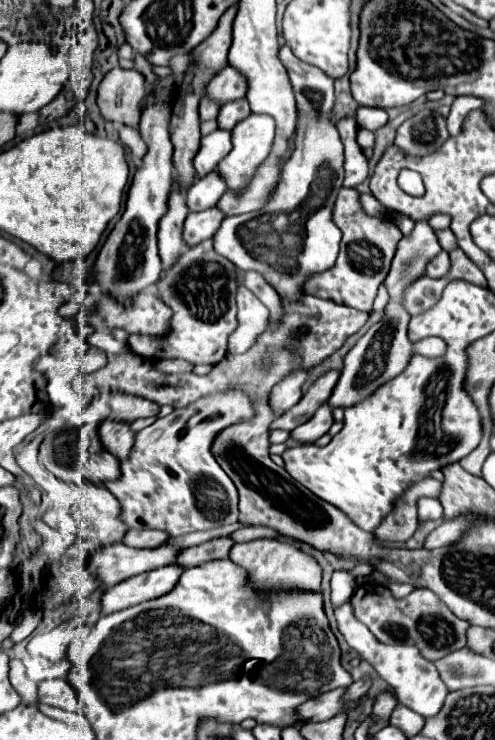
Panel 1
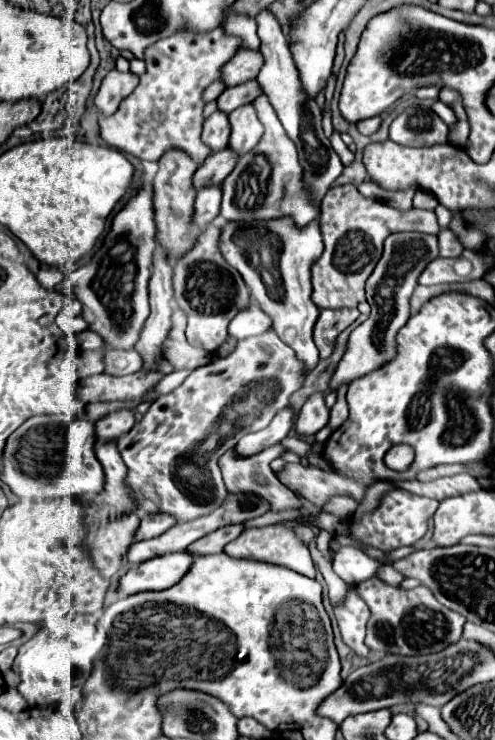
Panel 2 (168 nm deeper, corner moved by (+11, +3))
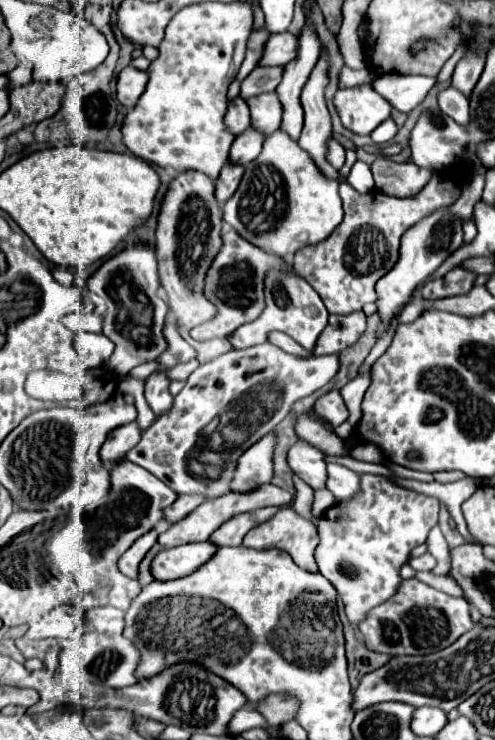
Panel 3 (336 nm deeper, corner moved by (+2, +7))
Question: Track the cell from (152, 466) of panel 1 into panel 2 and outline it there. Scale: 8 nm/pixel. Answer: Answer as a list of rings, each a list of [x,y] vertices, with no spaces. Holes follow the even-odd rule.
[[[273,327],[257,337],[249,337],[221,359],[197,367],[175,391],[157,397],[139,423],[131,427],[117,441],[117,449],[129,469],[125,485],[141,517],[151,513],[167,513],[177,521],[191,521],[201,515],[213,513],[227,497],[227,489],[219,471],[219,457],[239,443],[249,431],[265,429],[279,409],[289,405],[289,395],[303,383],[303,365],[295,359],[293,351],[277,337]]]

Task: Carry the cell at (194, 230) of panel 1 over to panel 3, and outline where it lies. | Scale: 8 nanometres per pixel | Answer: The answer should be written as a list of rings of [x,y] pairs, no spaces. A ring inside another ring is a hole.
[[[226,163],[226,167],[222,169],[220,177],[216,179],[216,199],[220,203],[224,203],[226,199],[230,199],[234,195],[234,191],[240,185],[240,179],[244,175],[244,165],[234,165],[234,163]]]

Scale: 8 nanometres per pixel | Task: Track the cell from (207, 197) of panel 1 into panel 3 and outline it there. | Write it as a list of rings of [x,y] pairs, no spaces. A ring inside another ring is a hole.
[[[246,129],[242,135],[238,135],[232,143],[230,149],[230,163],[250,163],[258,157],[258,153],[262,151],[262,143],[264,143],[264,133],[256,131],[256,129]]]

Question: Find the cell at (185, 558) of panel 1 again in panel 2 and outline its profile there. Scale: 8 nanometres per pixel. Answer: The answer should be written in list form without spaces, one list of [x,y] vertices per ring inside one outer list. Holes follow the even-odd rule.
[[[229,525],[229,527],[221,527],[201,539],[197,539],[195,543],[191,543],[185,551],[189,555],[211,555],[211,553],[221,553],[223,547],[233,541],[235,537],[239,537],[239,533],[243,531],[243,525]]]

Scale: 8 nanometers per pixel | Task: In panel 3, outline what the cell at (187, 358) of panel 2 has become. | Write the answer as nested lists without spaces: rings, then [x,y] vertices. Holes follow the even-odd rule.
[[[186,171],[178,175],[162,201],[156,229],[156,259],[160,287],[166,291],[170,313],[176,321],[178,333],[198,351],[198,361],[208,363],[232,349],[230,341],[194,341],[190,329],[206,323],[216,315],[216,307],[204,295],[204,279],[214,257],[222,247],[222,213],[214,195],[214,183],[200,171]]]

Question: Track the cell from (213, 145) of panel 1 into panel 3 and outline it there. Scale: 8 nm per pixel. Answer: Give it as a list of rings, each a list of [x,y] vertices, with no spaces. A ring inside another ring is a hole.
[[[236,97],[230,101],[228,113],[226,113],[226,127],[234,135],[240,135],[250,127],[250,109],[242,97]]]

